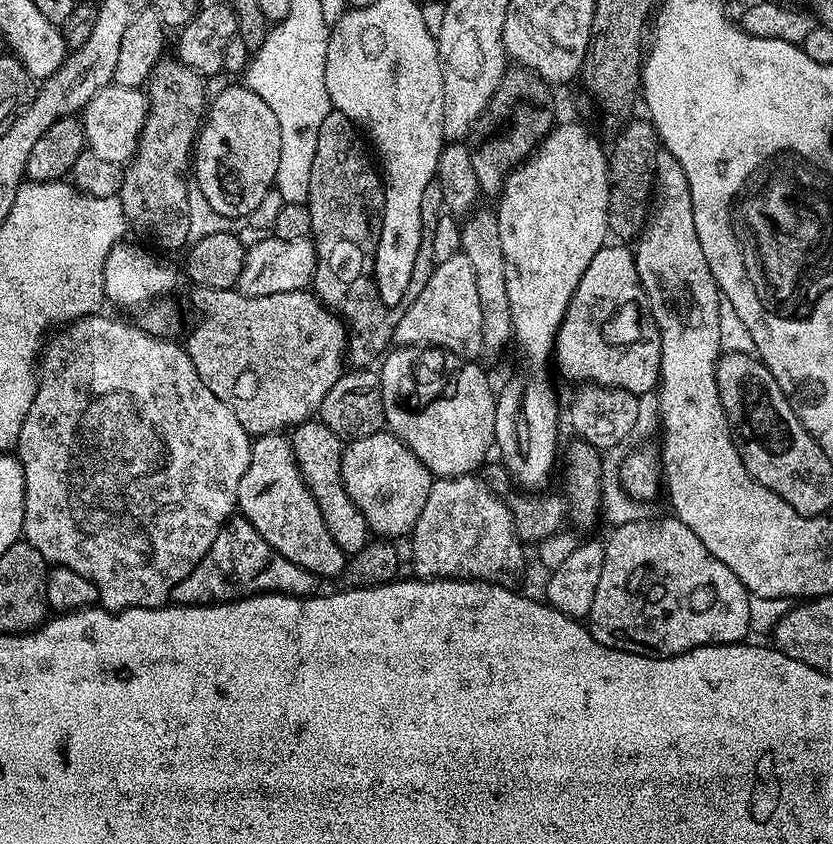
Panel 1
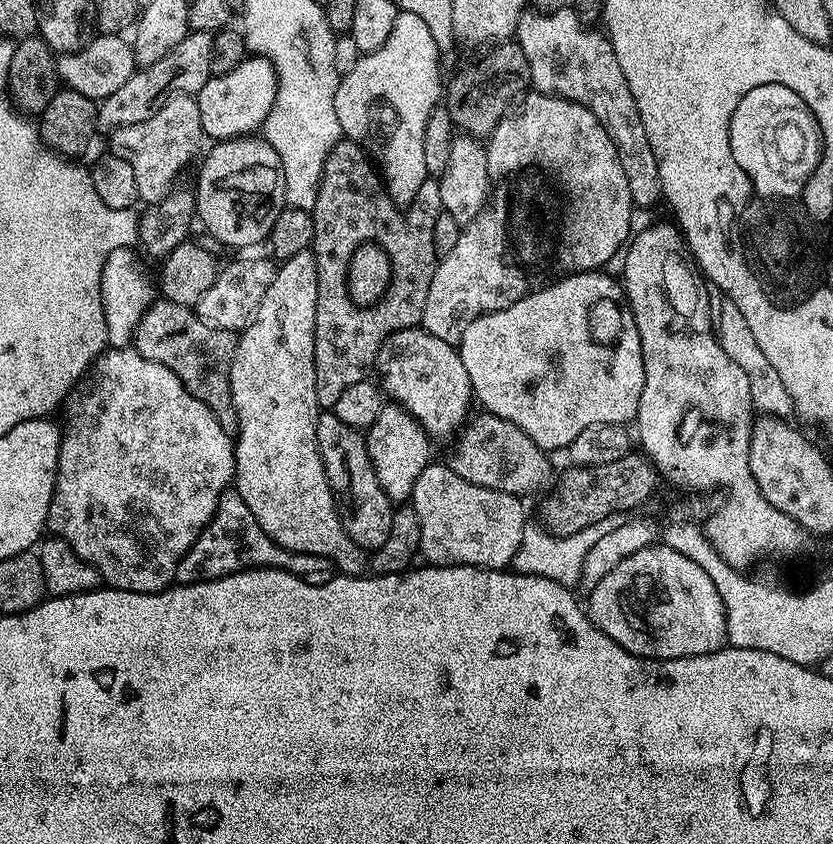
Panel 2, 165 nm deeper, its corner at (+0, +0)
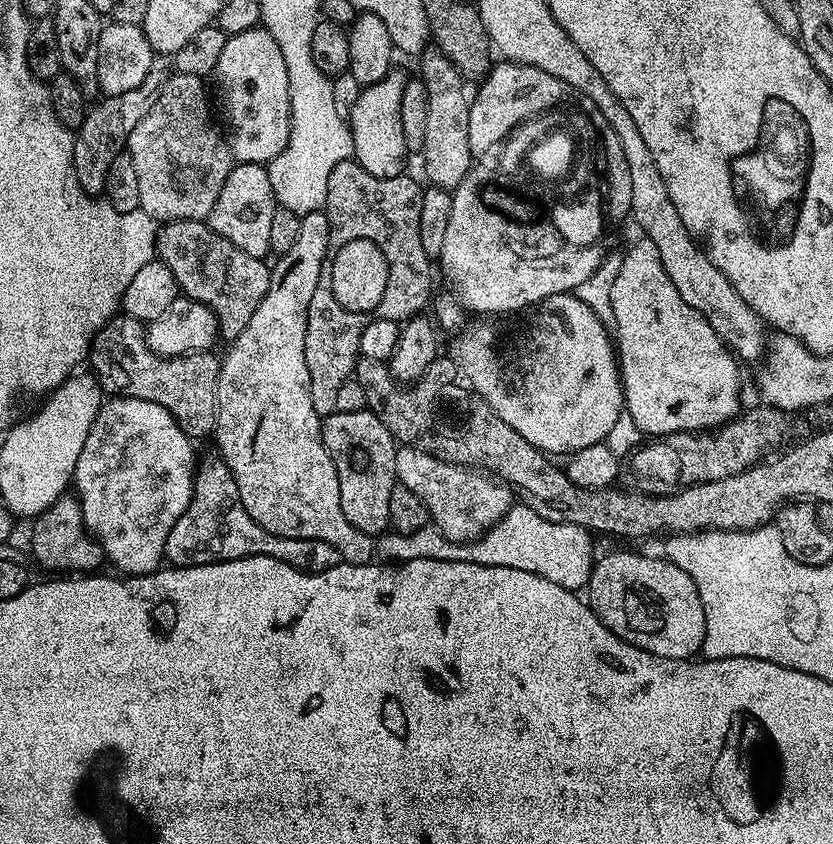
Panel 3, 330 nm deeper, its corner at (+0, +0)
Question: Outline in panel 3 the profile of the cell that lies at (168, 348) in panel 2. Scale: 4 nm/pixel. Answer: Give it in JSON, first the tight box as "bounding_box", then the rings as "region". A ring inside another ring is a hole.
{"bounding_box":[86,314,220,438],"region":[[[117,314],[106,326],[102,326],[102,330],[98,330],[98,334],[92,339],[92,348],[88,351],[86,364],[109,397],[133,396],[158,402],[158,406],[165,408],[176,419],[178,426],[188,437],[197,438],[196,436],[211,437],[216,431],[216,391],[220,360],[212,355],[211,351],[189,352],[187,356],[167,358],[154,354],[148,345],[145,321],[135,320],[133,316]]]}

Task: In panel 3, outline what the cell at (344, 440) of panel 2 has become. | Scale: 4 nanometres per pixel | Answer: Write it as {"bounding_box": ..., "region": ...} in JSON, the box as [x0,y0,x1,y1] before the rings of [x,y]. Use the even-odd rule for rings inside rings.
{"bounding_box":[320,411,398,538],"region":[[[335,411],[323,417],[320,439],[323,440],[338,474],[338,494],[342,498],[342,514],[346,514],[346,522],[373,538],[389,531],[390,490],[394,490],[398,483],[398,445],[390,430],[386,430],[384,423],[370,411]]]}

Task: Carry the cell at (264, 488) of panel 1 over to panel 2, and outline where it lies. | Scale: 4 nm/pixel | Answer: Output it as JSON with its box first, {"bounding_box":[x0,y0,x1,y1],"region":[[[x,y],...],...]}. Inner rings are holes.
{"bounding_box":[228,251,370,576],"region":[[[311,251],[302,254],[294,254],[294,258],[283,261],[277,267],[274,274],[274,282],[266,286],[266,294],[262,294],[262,302],[258,302],[256,311],[252,313],[248,327],[239,333],[236,349],[232,355],[232,365],[228,371],[228,385],[232,395],[232,405],[236,411],[236,417],[240,419],[240,430],[235,433],[234,447],[236,449],[236,475],[234,477],[235,491],[239,492],[241,498],[250,506],[250,514],[266,530],[266,534],[278,546],[282,546],[291,552],[302,554],[314,554],[322,558],[330,558],[334,562],[337,573],[345,576],[363,576],[369,571],[370,556],[346,530],[340,521],[340,515],[334,502],[334,494],[330,490],[330,482],[326,478],[326,470],[322,466],[322,458],[318,454],[318,418],[322,409],[319,406],[318,395],[315,394],[315,338],[316,338],[316,307],[318,306],[318,266]]]}

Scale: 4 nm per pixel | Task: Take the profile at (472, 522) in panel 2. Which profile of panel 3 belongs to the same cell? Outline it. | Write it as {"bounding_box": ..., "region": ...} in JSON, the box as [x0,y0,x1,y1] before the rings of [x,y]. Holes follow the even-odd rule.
{"bounding_box":[396,448,514,544],"region":[[[417,448],[396,449],[396,478],[406,490],[414,490],[426,506],[431,523],[454,544],[477,540],[511,510],[514,493],[507,484],[480,470],[447,464]]]}

